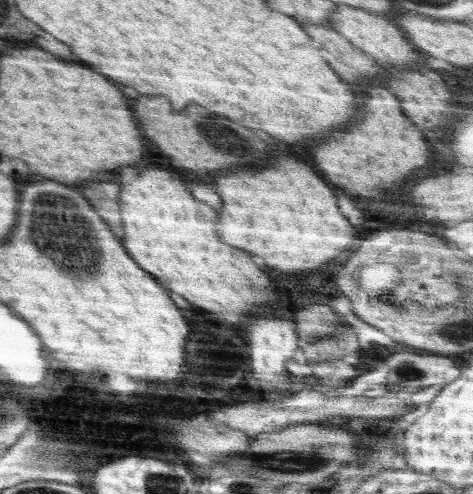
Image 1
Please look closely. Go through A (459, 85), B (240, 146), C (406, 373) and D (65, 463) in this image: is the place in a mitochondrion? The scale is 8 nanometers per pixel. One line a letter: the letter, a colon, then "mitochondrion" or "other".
A: other
B: mitochondrion
C: mitochondrion
D: mitochondrion

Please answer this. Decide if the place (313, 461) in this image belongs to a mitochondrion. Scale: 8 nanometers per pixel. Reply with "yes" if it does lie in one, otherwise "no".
yes

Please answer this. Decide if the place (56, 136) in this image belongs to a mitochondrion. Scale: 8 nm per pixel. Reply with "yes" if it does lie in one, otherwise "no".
no

